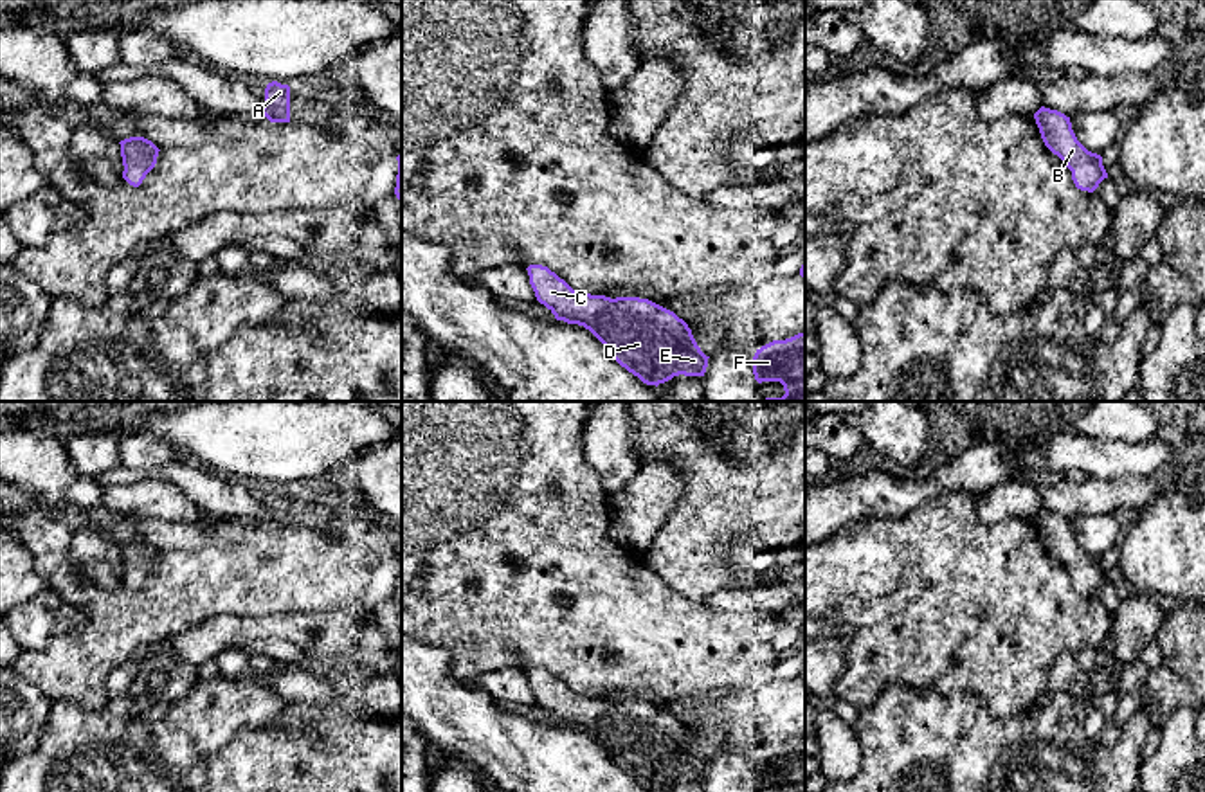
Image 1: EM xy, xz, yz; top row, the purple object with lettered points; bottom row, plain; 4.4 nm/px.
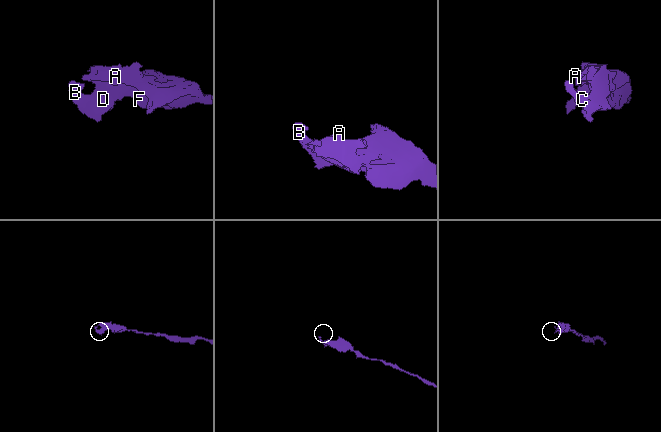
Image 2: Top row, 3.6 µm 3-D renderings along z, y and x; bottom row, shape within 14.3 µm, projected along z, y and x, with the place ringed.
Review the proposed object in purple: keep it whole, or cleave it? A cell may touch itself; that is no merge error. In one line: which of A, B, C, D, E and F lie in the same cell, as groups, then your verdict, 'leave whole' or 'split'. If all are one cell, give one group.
groups A B C D E F; leave whole

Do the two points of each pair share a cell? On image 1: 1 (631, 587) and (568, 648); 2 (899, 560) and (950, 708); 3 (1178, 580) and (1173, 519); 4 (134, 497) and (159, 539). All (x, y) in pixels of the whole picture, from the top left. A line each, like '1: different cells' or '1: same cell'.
1: same cell
2: different cells
3: same cell
4: different cells

